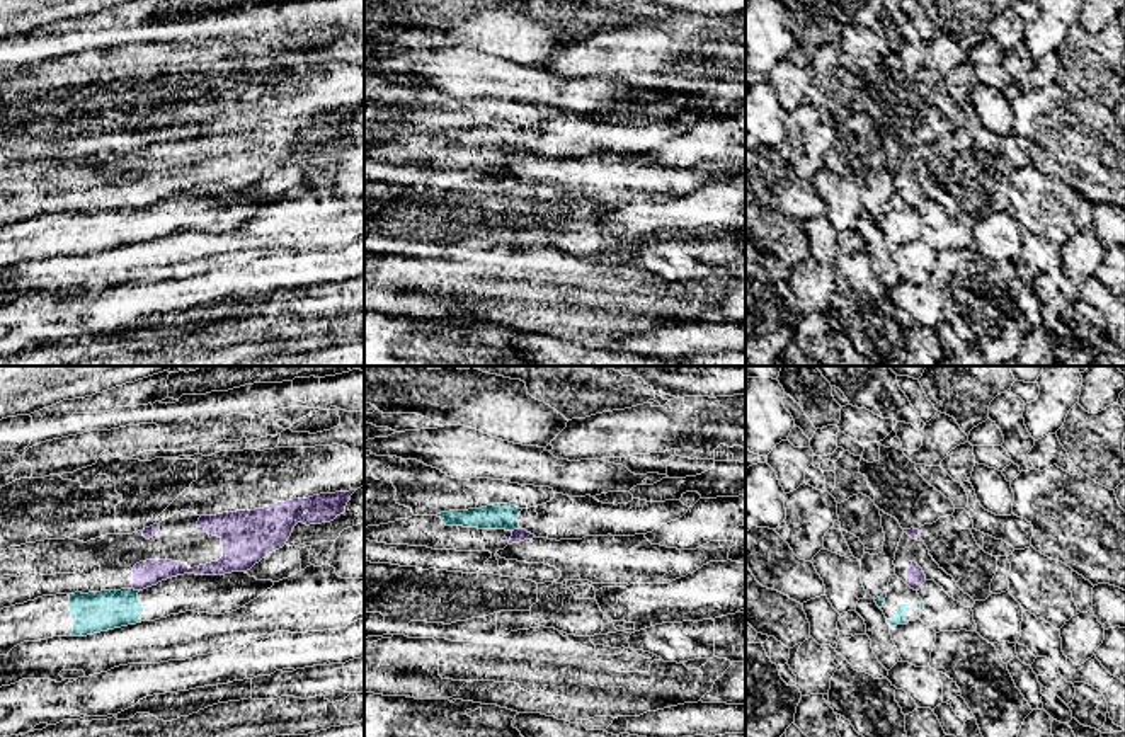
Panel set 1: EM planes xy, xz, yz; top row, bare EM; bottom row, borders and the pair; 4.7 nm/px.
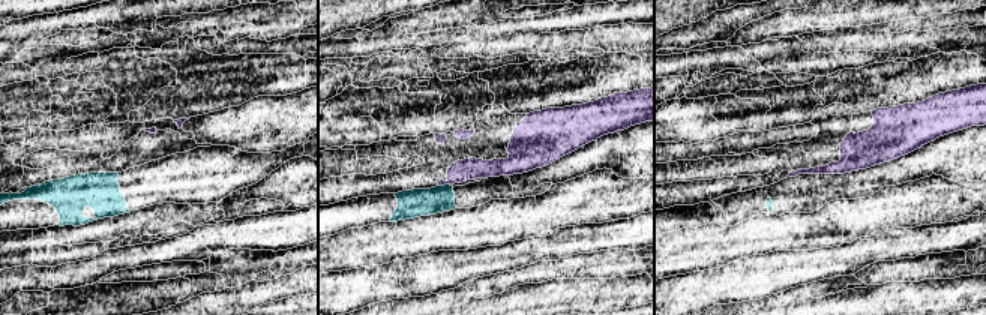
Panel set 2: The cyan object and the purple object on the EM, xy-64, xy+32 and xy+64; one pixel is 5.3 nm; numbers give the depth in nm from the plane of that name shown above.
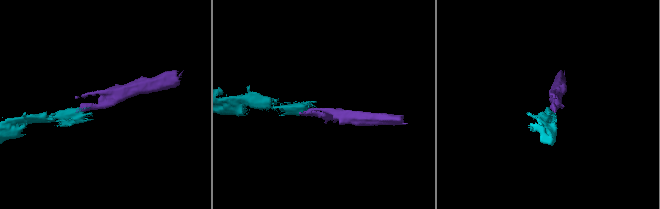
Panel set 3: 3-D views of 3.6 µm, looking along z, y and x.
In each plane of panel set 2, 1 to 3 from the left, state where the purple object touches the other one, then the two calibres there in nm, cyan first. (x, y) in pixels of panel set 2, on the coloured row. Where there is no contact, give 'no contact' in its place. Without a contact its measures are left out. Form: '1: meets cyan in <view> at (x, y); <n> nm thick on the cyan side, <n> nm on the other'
1: no contact
2: meets cyan in xy+32 at (444, 185); 150 nm thick on the cyan side, 120 nm on the other
3: no contact

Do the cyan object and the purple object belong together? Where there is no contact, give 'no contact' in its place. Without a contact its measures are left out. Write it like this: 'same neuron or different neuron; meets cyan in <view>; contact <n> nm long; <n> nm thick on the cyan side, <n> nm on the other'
different neuron; meets cyan in xy; contact 40 nm long; 190 nm thick on the cyan side, 130 nm on the other

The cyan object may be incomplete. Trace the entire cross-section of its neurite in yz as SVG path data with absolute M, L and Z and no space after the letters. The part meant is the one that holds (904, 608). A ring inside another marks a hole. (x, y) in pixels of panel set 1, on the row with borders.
M897 575L890 577L888 591L875 599L877 606L883 611L890 626L907 625L919 620L924 603L917 591L911 589Z

